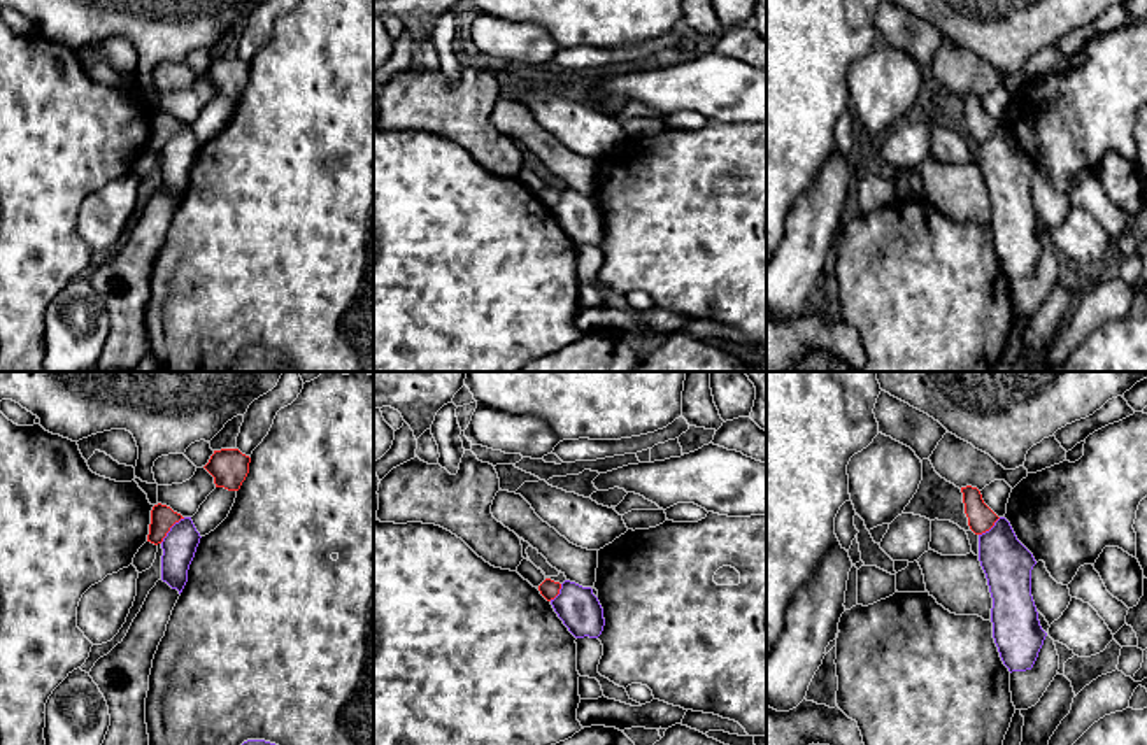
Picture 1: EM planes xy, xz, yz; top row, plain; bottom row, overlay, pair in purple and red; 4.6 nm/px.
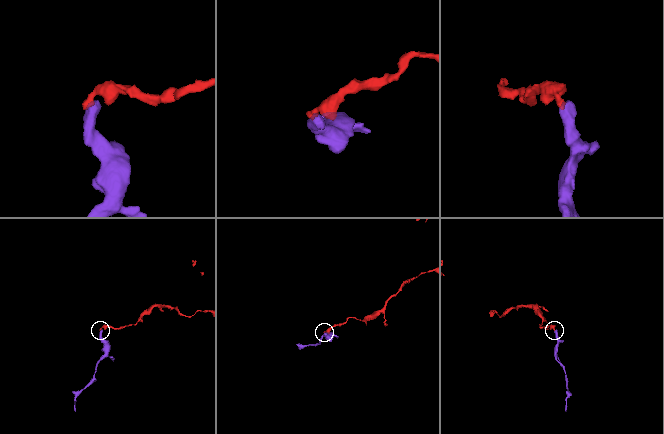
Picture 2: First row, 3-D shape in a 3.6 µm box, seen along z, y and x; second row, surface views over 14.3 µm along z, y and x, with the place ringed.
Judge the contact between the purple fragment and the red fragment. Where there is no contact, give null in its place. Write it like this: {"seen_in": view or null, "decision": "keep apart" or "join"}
{"seen_in": "xy", "decision": "keep apart"}

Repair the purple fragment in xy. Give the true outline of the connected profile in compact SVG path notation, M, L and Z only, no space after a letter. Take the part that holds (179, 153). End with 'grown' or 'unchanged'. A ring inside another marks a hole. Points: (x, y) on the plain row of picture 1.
M184 124L170 135L161 149L161 188L177 196L179 202L188 189L188 177L200 145L191 124Z | unchanged

